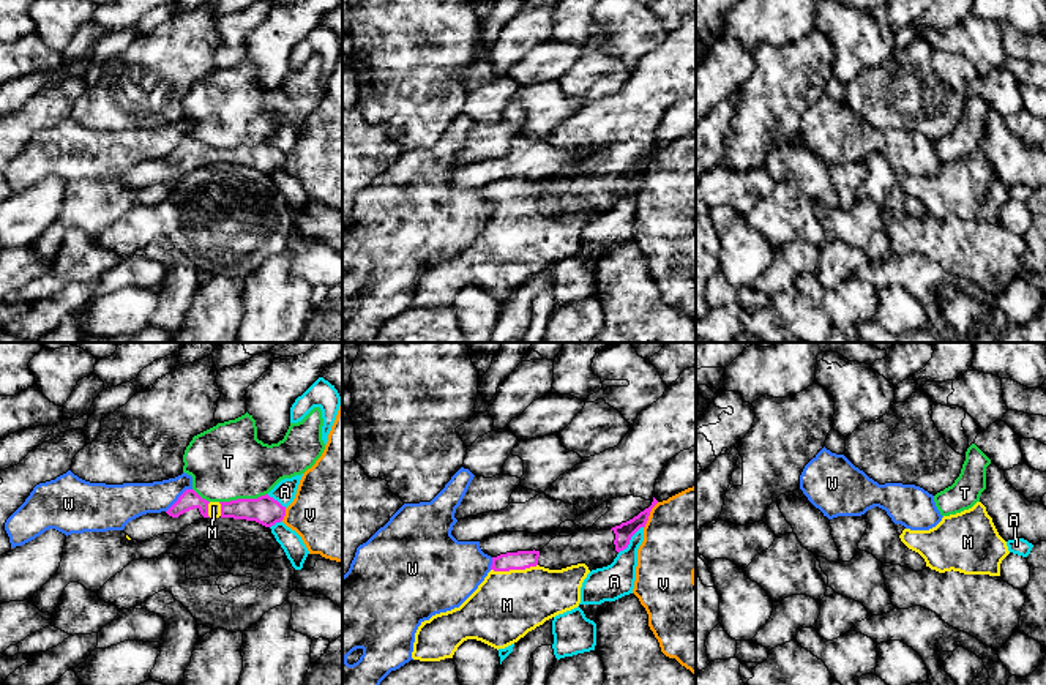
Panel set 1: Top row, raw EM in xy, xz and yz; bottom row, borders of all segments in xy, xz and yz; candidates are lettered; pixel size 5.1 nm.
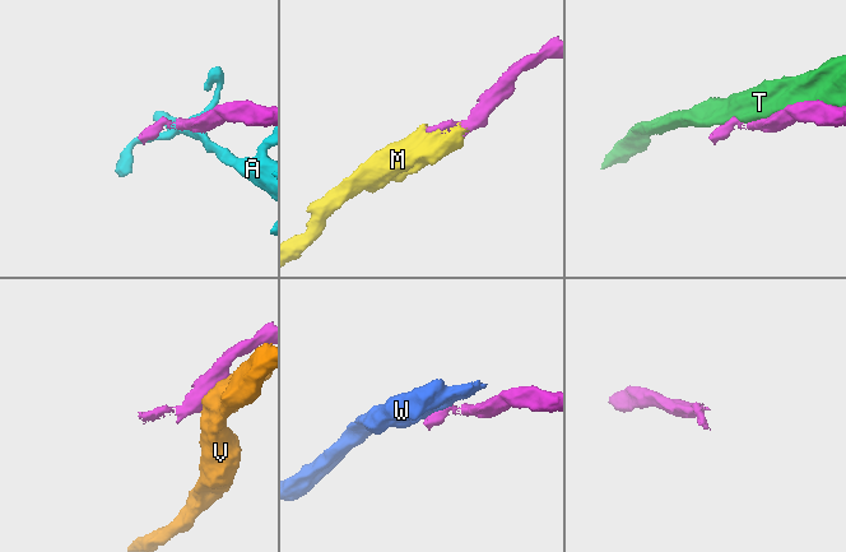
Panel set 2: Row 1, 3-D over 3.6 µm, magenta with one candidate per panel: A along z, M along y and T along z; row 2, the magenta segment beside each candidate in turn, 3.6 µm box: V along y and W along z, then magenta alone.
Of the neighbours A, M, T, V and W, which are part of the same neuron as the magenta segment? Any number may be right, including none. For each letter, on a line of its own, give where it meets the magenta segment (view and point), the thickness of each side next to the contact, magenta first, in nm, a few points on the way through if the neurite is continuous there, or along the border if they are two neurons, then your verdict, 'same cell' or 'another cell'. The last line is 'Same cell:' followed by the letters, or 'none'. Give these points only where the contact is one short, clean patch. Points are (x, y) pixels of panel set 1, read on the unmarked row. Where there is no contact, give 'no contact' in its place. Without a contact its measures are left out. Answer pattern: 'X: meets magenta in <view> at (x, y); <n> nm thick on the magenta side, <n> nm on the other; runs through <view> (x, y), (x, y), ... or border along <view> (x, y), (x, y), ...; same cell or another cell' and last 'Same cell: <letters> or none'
A: meets magenta in xz at (630, 185); 90 nm thick on the magenta side, 180 nm on the other; another cell
M: meets magenta in xz at (513, 215); 100 nm thick on the magenta side, 360 nm on the other; same cell
T: meets magenta in xy at (243, 145); 150 nm thick on the magenta side, 380 nm on the other; another cell
V: meets magenta in xz at (649, 161); 90 nm thick on the magenta side, 420 nm on the other; another cell
W: meets magenta in xy at (179, 145); 100 nm thick on the magenta side, 190 nm on the other; border along xy (191, 134), (166, 158); another cell
Same cell: M

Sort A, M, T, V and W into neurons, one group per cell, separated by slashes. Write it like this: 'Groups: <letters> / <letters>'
Groups: A / M / T / V / W

